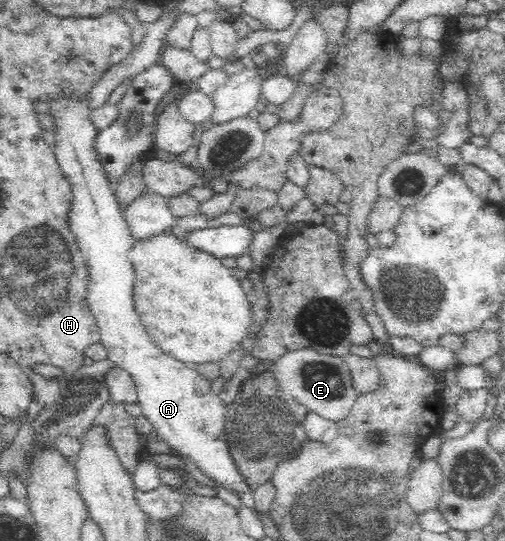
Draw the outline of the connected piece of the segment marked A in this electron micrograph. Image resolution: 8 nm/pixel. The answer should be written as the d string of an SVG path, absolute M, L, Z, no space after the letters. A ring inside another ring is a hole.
M55 93L47 100L47 114L51 116L55 130L53 130L53 154L56 158L56 165L72 190L70 207L68 208L68 225L71 232L76 237L76 243L80 248L82 257L88 266L88 307L96 325L100 331L100 343L105 348L108 360L111 360L118 368L125 370L135 382L138 393L138 403L141 405L142 416L148 421L147 427L152 427L155 436L159 440L167 443L169 448L177 450L177 454L182 457L191 458L195 462L199 471L209 480L213 480L218 488L223 488L227 492L235 494L249 494L253 492L248 484L246 476L240 472L231 456L230 446L227 445L225 421L226 407L219 396L211 393L211 382L201 377L194 369L193 365L188 365L182 361L177 361L165 355L151 340L147 330L142 325L139 315L134 310L133 285L135 280L134 270L131 262L128 261L127 251L135 242L130 228L124 219L123 208L115 195L114 182L109 181L103 161L96 146L100 130L91 121L91 95L89 93Z

